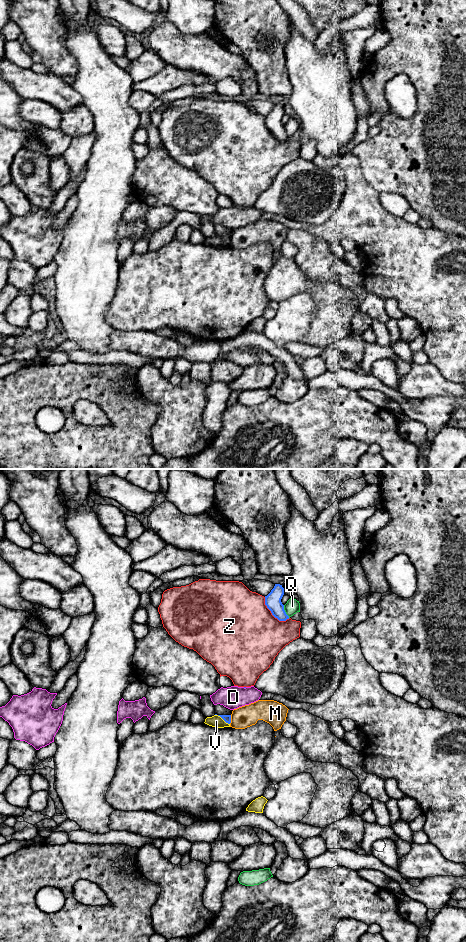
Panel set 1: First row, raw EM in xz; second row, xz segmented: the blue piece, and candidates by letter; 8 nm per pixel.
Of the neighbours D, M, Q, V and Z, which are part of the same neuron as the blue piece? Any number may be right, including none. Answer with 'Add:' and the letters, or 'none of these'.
Add: none of these

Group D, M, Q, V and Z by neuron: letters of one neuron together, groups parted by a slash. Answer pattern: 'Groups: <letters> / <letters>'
Groups: D / M / Q / V / Z

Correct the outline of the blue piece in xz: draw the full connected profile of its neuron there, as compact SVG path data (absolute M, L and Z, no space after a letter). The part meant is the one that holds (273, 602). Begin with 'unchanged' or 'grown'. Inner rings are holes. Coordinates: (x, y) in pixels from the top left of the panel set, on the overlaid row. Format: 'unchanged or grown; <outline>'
unchanged; M275 584L271 592L265 596L265 605L271 611L272 615L279 621L286 621L289 616L284 610L281 599L284 595L284 588L280 584Z

